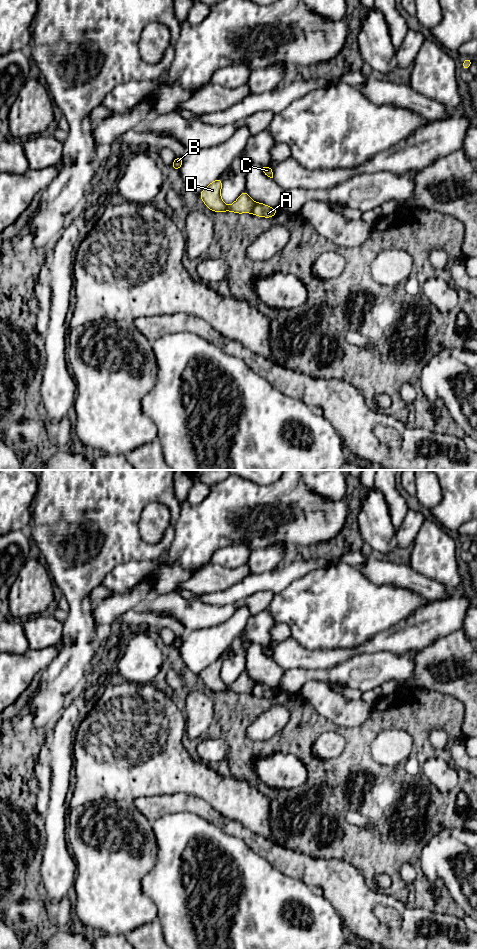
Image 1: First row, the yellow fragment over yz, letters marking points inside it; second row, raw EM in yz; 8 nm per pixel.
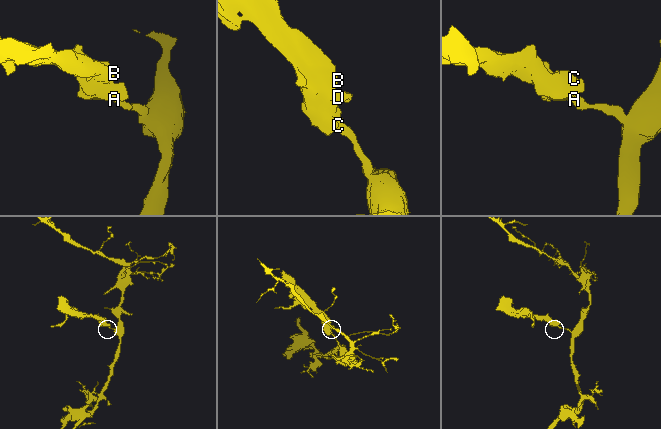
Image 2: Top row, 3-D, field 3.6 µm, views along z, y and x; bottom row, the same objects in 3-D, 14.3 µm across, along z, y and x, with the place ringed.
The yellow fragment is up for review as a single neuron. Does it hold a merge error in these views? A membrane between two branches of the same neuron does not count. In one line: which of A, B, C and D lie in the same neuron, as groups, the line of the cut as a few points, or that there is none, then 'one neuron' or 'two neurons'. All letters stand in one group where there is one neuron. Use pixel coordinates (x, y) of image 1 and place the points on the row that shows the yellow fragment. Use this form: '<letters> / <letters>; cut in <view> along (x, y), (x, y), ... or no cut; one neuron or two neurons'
A / B C D; cut in yz along (256, 203), (251, 212); two neurons

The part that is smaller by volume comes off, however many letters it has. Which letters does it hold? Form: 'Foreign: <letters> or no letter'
Foreign: B, C, D

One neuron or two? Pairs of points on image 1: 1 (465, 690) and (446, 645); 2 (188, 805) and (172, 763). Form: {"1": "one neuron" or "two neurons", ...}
{"1": "one neuron", "2": "two neurons"}

